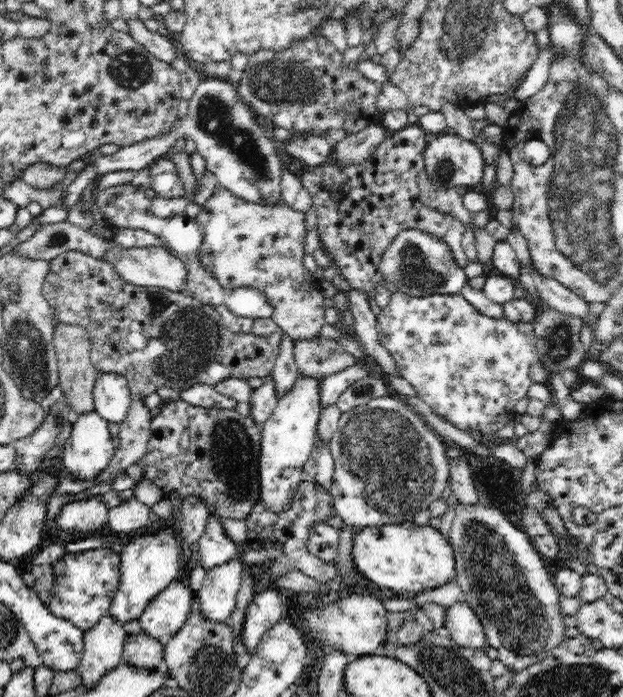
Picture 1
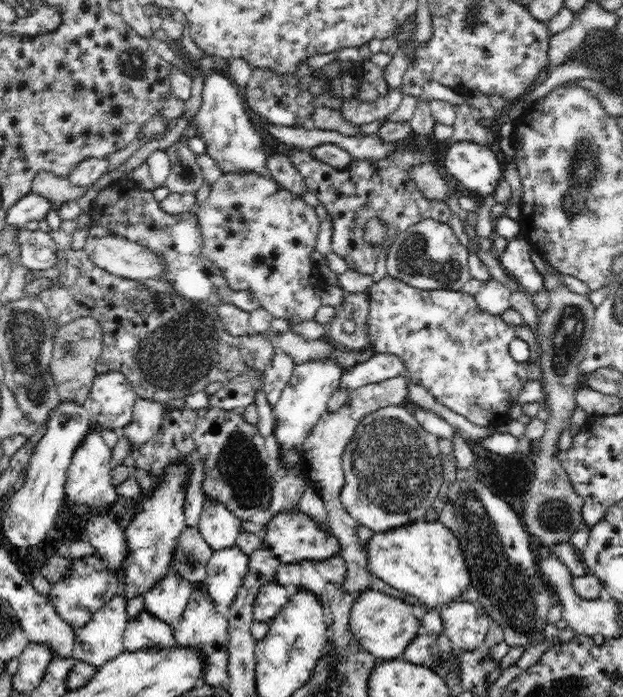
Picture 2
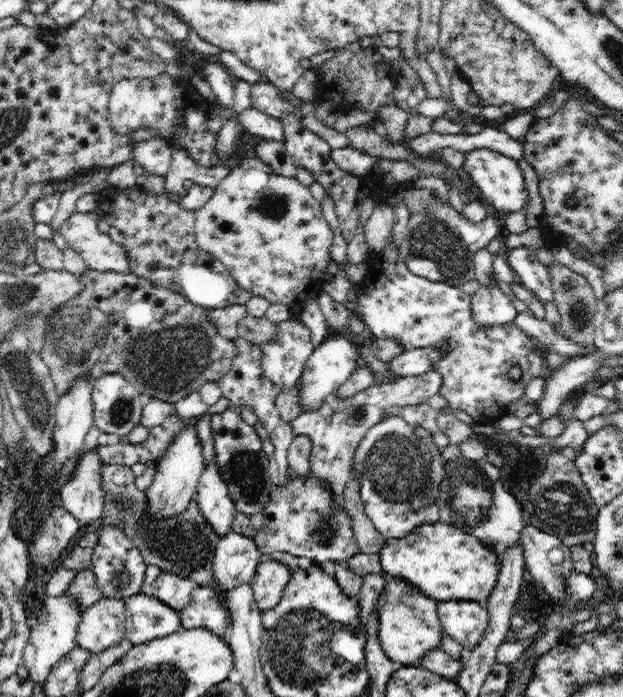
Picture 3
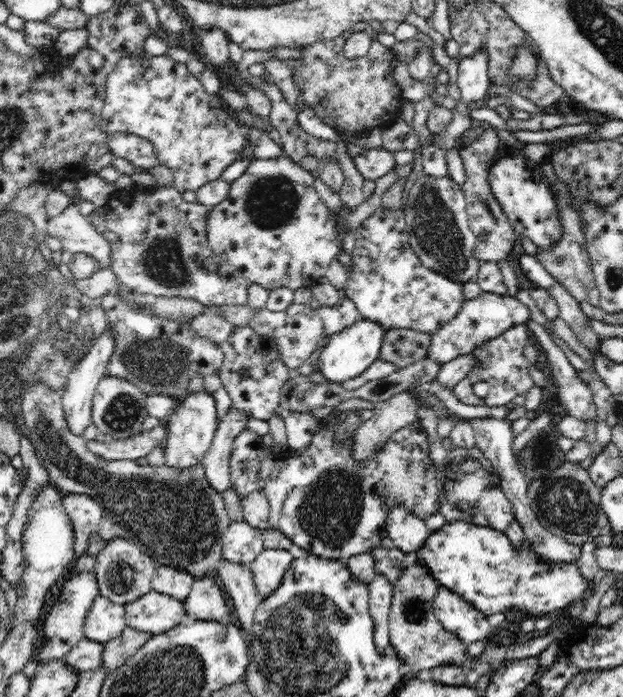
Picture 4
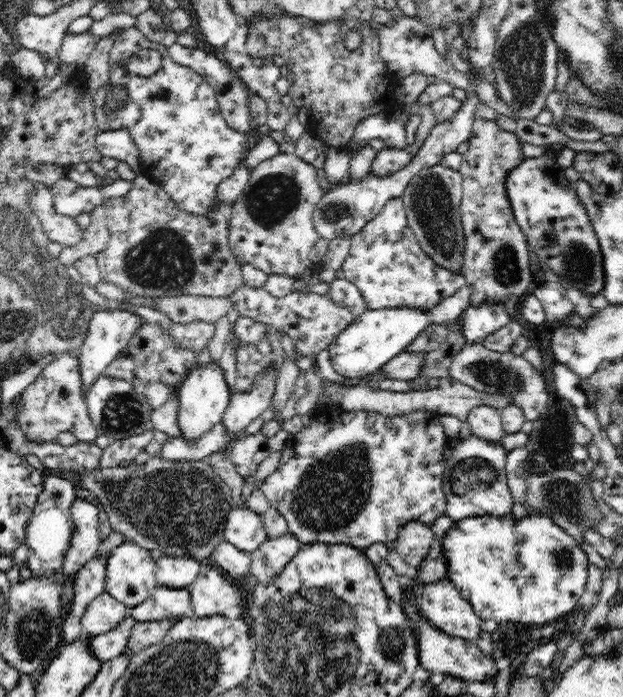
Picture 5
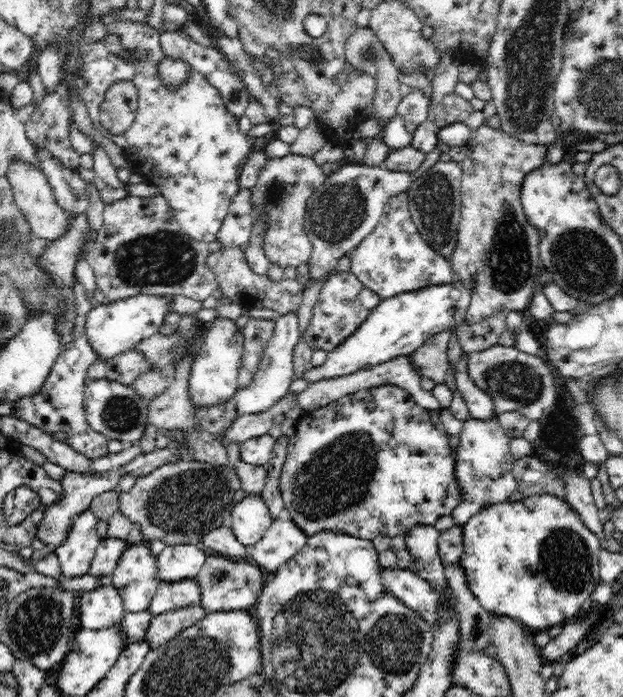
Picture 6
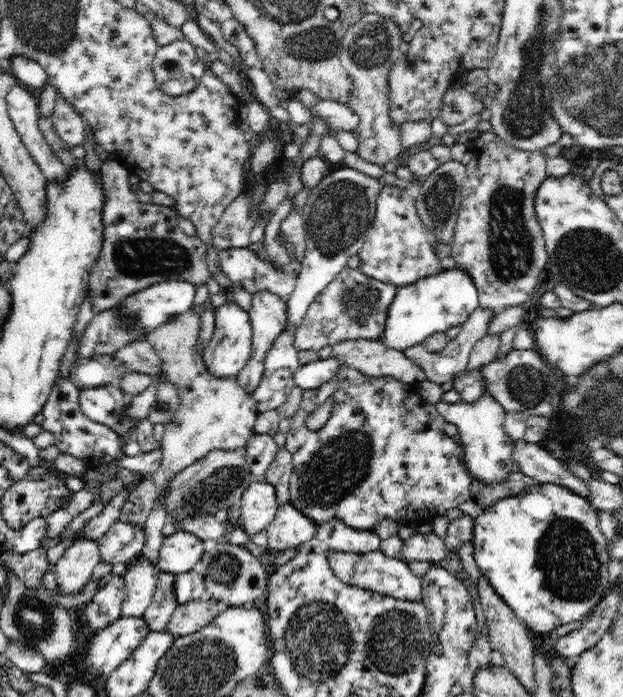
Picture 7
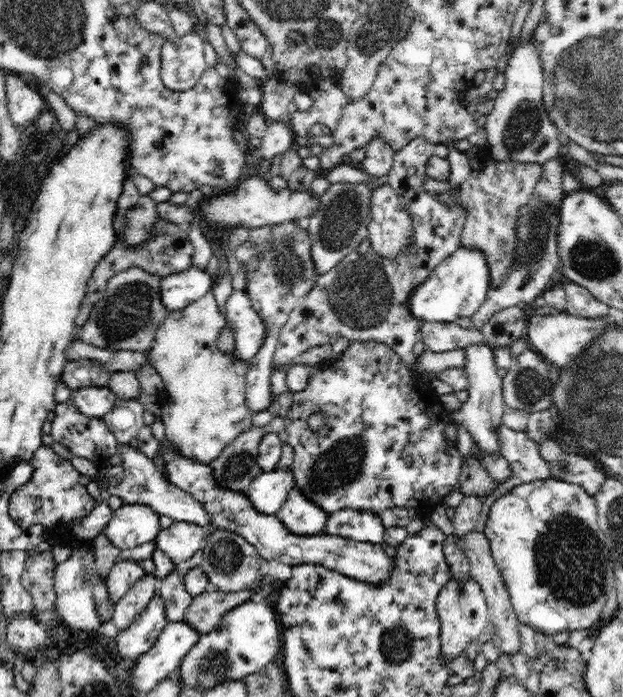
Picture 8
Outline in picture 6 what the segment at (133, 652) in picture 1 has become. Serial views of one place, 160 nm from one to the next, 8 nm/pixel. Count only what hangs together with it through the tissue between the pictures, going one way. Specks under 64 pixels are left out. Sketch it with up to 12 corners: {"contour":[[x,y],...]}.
{"contour":[[192,580],[158,586],[146,612],[152,616],[201,602]]}

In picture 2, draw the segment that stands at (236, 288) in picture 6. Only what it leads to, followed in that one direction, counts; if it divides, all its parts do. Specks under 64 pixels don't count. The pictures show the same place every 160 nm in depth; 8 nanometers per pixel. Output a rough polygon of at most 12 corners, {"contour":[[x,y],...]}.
{"contour":[[277,353],[262,374],[262,391],[273,407],[290,382],[295,365]]}

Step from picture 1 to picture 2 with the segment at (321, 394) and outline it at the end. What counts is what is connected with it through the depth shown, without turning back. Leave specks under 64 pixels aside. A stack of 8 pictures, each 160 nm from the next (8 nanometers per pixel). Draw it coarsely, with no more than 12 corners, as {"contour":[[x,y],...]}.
{"contour":[[375,353],[344,369],[338,388],[400,376],[404,362],[395,354]]}

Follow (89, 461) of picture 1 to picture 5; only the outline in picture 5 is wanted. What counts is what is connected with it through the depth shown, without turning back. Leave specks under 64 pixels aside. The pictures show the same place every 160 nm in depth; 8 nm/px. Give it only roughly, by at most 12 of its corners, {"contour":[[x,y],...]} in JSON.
{"contour":[[77,496],[64,576],[81,570],[100,546],[100,508]]}

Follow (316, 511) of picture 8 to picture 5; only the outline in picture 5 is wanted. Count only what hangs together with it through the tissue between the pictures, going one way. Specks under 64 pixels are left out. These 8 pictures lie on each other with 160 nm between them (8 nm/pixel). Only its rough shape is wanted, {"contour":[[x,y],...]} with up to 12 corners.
{"contour":[[290,532],[251,554],[252,577],[272,585],[302,545]]}

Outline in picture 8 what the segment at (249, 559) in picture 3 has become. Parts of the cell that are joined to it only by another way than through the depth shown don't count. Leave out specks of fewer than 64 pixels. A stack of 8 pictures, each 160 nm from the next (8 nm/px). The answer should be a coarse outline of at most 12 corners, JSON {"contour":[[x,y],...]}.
{"contour":[[292,471],[260,473],[245,491],[275,515],[294,488]]}

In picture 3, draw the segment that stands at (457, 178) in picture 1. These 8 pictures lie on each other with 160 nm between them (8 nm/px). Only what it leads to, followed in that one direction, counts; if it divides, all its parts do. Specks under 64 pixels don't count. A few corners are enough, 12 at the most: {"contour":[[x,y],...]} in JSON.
{"contour":[[489,149],[464,154],[461,169],[495,213],[526,204],[514,159]]}

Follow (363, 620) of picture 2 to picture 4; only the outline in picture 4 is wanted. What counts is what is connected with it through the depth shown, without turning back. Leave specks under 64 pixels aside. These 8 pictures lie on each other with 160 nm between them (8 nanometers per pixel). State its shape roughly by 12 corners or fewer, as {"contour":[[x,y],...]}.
{"contour":[[414,562],[393,583],[391,650],[412,674],[462,664],[437,620],[439,585]]}

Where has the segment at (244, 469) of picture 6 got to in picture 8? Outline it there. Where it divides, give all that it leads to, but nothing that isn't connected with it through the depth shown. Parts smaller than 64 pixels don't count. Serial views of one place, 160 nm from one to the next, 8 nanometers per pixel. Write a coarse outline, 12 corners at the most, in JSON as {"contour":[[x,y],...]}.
{"contour":[[214,293],[146,350],[168,448],[208,465],[253,427]]}

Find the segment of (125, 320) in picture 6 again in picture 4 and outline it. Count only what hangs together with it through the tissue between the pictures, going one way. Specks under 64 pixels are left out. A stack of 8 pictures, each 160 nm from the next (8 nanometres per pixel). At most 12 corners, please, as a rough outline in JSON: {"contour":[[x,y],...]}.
{"contour":[[115,338],[94,340],[61,391],[66,429],[92,424],[97,384],[106,376]]}

